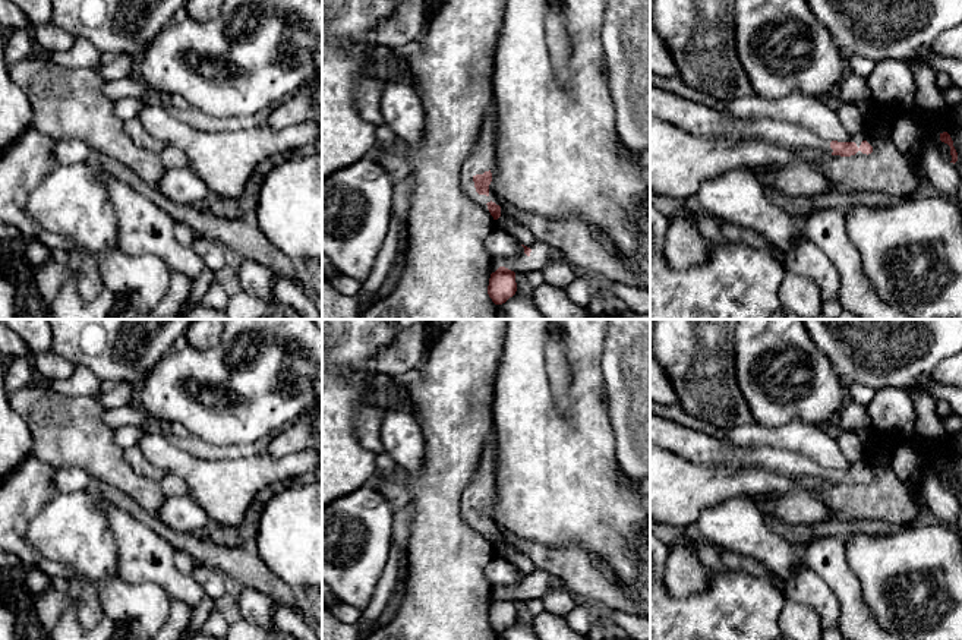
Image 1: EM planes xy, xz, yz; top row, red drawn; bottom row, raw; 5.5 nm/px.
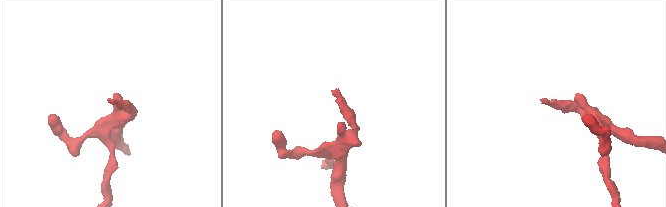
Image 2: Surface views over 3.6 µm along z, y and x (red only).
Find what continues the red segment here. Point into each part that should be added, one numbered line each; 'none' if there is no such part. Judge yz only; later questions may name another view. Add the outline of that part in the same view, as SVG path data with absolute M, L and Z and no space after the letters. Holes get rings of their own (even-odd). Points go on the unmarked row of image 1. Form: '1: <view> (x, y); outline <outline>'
1: yz (702, 448); outline M650 413L650 442L697 466L760 466L786 476L833 480L829 469L805 455L773 447L737 447L722 435L698 432L653 413Z

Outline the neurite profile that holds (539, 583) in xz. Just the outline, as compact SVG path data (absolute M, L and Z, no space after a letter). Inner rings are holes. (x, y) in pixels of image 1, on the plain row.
M536 574L532 577L526 589L526 596L543 598L549 587L567 590L575 600L577 606L587 606L593 611L606 611L608 606L599 600L573 593L558 577L548 574Z

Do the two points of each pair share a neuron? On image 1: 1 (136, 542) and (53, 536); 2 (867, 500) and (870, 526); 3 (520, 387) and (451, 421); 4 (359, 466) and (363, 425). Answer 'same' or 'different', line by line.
1: different
2: different
3: different
4: different

